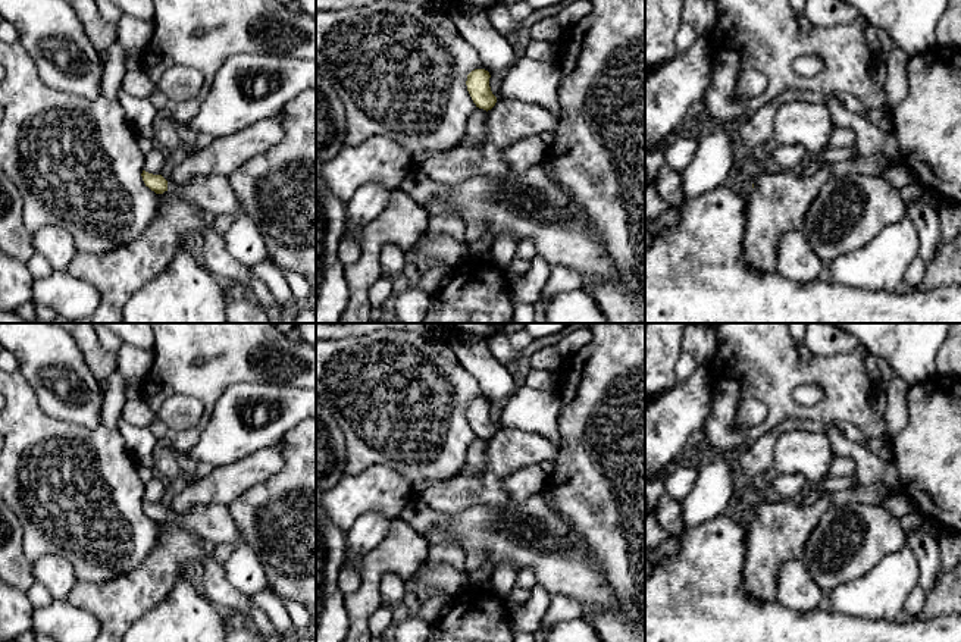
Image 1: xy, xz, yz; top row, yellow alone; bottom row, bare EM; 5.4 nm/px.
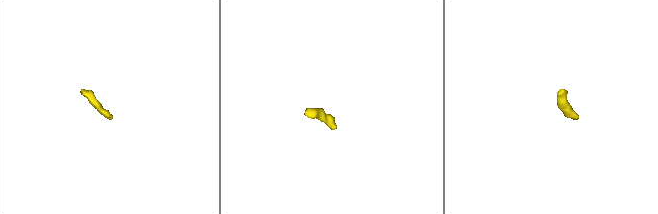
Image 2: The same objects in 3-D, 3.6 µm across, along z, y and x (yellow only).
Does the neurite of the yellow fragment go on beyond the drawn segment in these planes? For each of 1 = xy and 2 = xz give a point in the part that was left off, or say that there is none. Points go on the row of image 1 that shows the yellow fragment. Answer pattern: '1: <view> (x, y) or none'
1: xy (213, 194)
2: none

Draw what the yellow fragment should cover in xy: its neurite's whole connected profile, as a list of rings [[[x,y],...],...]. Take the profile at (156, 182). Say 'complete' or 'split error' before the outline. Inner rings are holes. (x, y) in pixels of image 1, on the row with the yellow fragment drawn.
split error; [[[143,170],[141,176],[145,187],[156,194],[169,191],[181,195],[200,206],[213,217],[229,214],[232,225],[226,232],[225,245],[235,260],[245,266],[273,264],[259,228],[242,210],[226,176],[197,176],[190,182],[179,184],[168,182],[162,175],[153,175],[145,170]]]

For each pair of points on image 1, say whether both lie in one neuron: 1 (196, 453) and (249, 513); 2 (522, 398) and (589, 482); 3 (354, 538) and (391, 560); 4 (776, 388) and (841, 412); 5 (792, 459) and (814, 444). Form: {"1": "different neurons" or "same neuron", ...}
{"1": "different neurons", "2": "different neurons", "3": "different neurons", "4": "same neuron", "5": "same neuron"}

